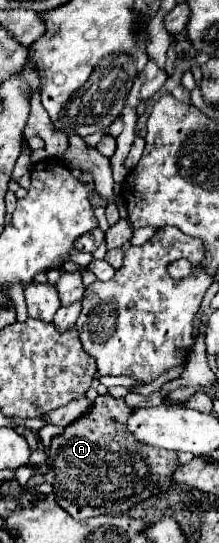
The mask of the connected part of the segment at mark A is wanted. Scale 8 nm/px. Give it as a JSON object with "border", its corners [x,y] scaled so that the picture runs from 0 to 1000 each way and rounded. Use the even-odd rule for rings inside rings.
{"border":[[[507,726],[443,729],[425,748],[370,770],[324,777],[279,799],[251,803],[251,810],[233,810],[233,821],[215,832],[224,866],[205,873],[142,880],[132,888],[160,895],[196,888],[233,891],[260,928],[297,943],[315,943],[342,958],[388,958],[452,947],[580,947],[635,924],[708,910],[744,910],[781,895],[772,877],[817,862],[808,836],[781,829],[699,825],[607,810],[607,803],[589,803],[580,796],[580,766],[598,759],[607,755],[571,744],[562,733],[516,733]]]}

